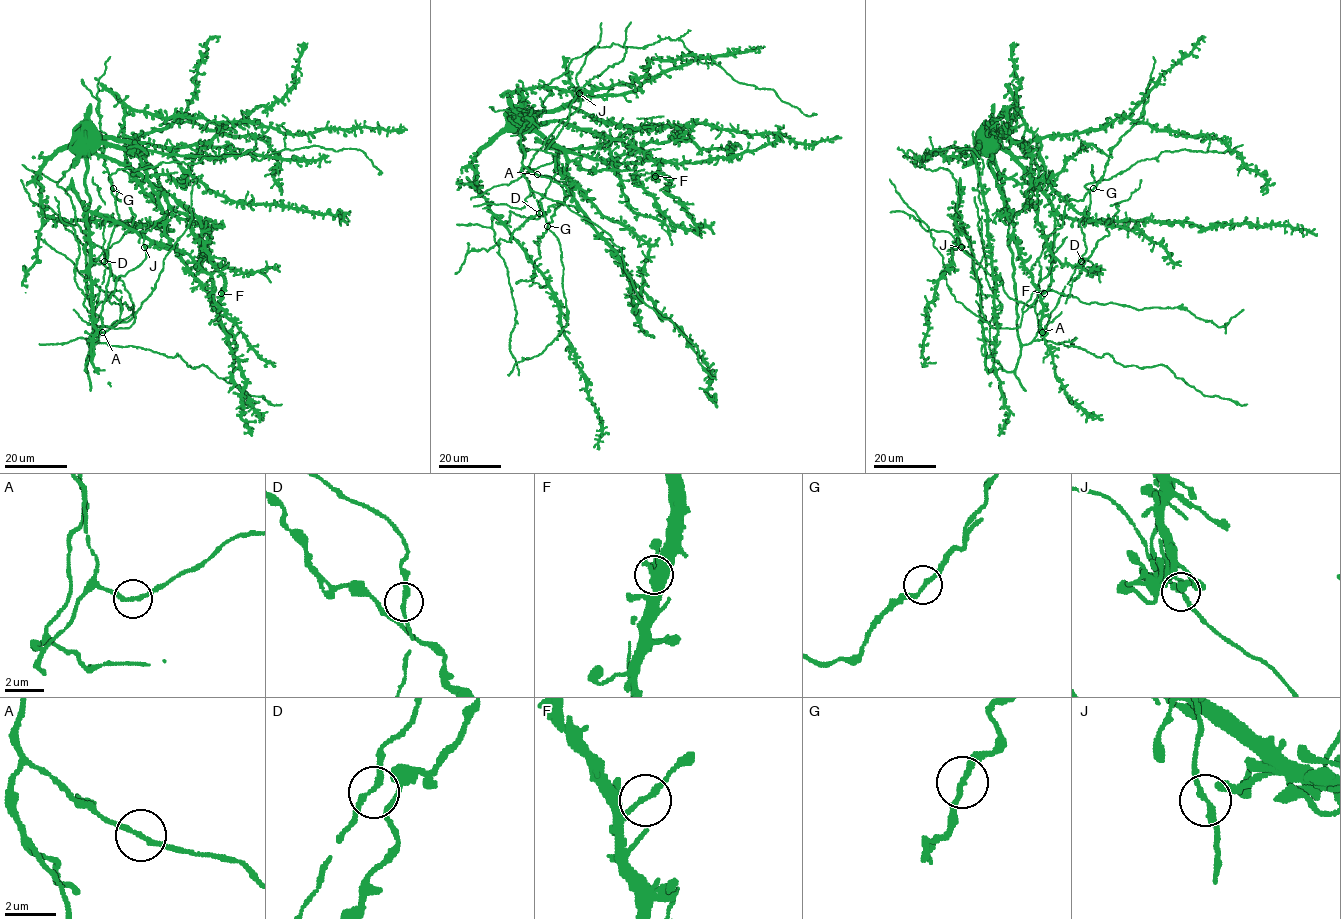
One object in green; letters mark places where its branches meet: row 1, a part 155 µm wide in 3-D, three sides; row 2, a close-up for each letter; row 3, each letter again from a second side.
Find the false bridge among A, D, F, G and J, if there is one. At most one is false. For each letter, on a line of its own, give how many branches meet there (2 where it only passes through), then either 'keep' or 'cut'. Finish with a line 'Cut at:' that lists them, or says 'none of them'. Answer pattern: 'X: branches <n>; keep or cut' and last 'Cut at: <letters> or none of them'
A: branches 2; keep
D: branches 2; keep
F: branches 2; keep
G: branches 2; keep
J: branches 2; keep
Cut at: none of them

